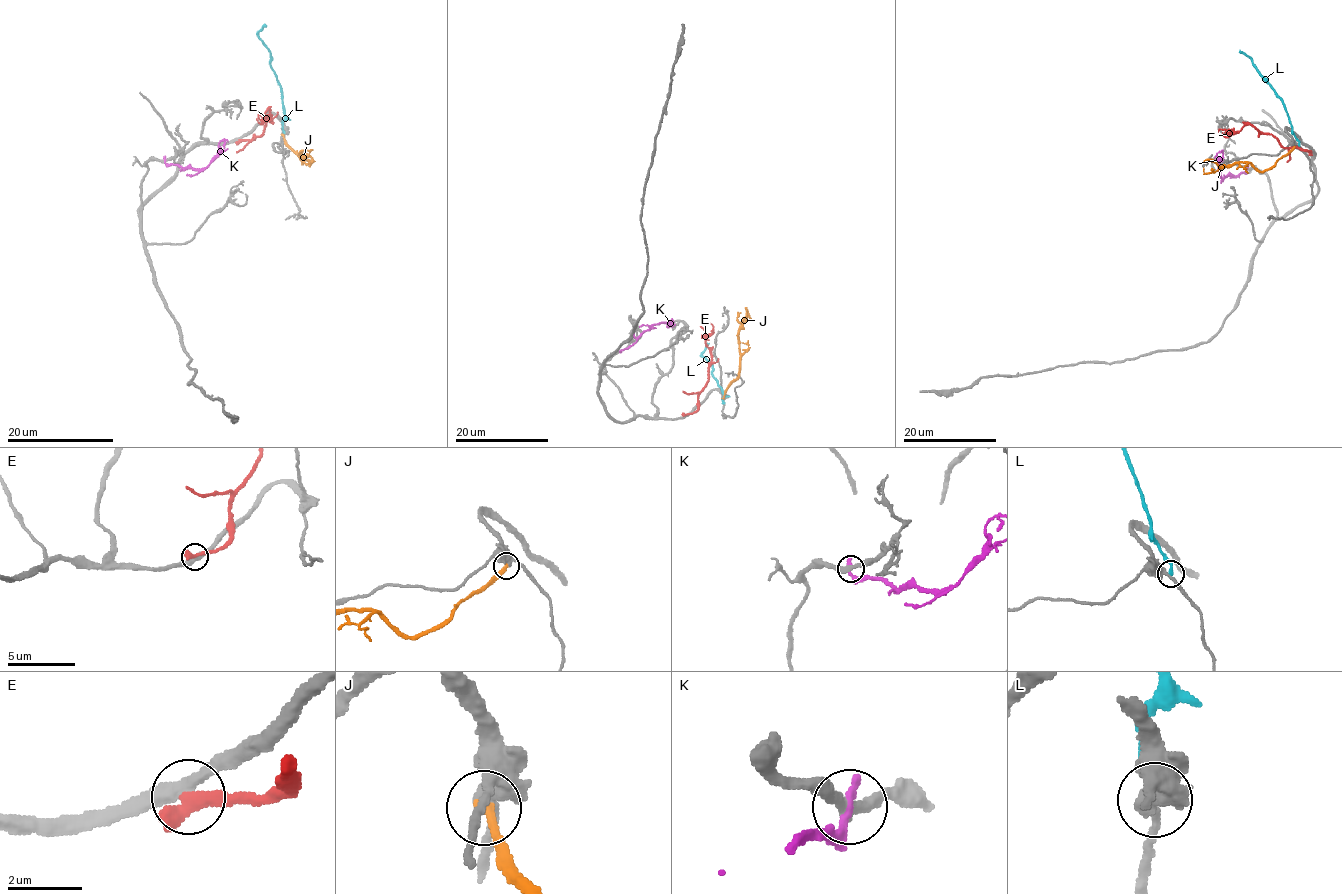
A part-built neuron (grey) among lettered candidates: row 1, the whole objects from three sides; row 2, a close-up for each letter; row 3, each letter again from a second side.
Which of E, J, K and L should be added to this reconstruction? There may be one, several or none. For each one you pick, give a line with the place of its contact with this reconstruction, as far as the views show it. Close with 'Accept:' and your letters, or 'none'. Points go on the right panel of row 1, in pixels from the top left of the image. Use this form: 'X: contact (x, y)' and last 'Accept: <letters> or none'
J: contact (1294, 147)
Accept: J

